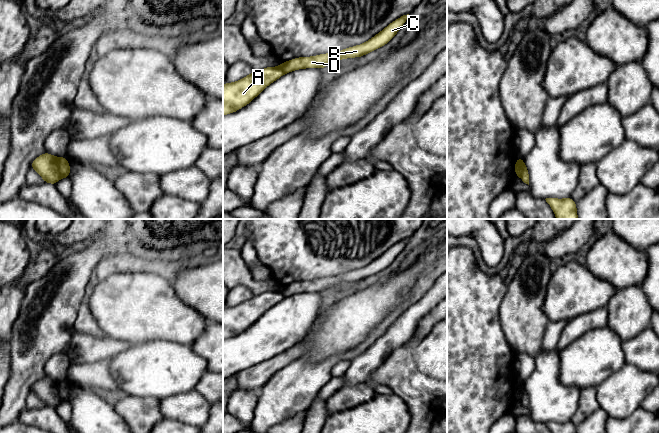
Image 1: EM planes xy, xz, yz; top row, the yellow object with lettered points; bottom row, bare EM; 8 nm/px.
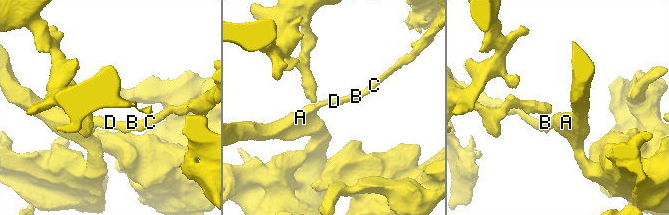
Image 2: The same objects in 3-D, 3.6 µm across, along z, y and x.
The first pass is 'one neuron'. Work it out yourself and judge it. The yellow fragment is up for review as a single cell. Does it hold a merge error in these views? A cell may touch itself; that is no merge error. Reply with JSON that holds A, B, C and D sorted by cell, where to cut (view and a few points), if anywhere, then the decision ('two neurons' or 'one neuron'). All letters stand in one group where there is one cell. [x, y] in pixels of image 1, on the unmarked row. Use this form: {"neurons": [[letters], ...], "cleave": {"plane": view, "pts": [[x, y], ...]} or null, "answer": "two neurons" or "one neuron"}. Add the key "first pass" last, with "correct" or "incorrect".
{"neurons": [["A"], ["B", "C", "D"]], "cleave": {"plane": "xy", "pts": [[56, 382], [58, 397], [61, 400]]}, "answer": "two neurons", "first pass": "incorrect"}

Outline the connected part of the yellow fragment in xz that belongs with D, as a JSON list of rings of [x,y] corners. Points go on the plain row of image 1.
[[[409,238],[399,241],[398,243],[390,247],[381,256],[375,259],[373,262],[371,262],[370,264],[368,264],[367,266],[361,269],[349,271],[335,277],[326,277],[326,278],[316,279],[313,281],[298,281],[290,285],[281,287],[280,291],[284,297],[289,297],[296,293],[304,293],[304,292],[325,293],[325,291],[329,287],[337,284],[362,281],[366,277],[370,277],[387,268],[395,260],[395,258],[401,253],[401,251],[404,249],[408,241]]]

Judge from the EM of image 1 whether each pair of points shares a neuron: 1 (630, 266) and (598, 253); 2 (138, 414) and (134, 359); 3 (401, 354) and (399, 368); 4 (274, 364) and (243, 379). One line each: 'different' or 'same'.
1: same
2: different
3: same
4: same

